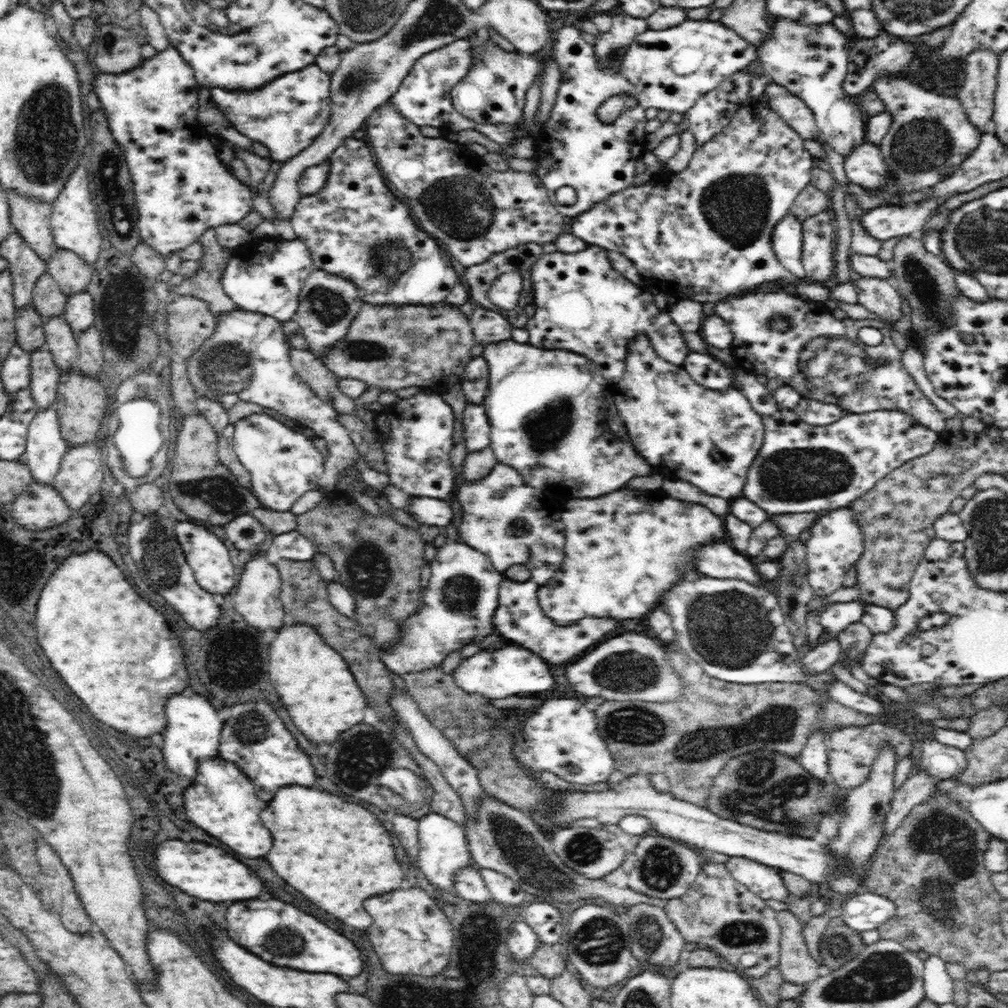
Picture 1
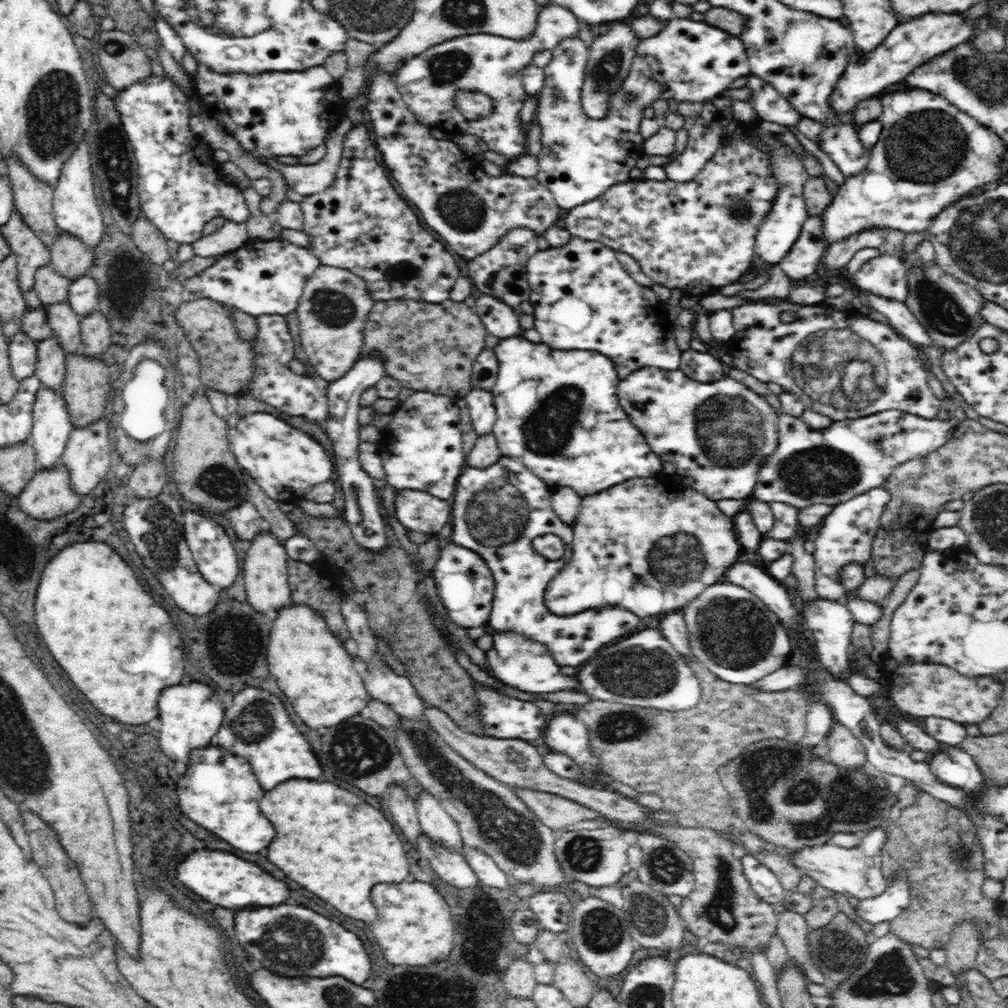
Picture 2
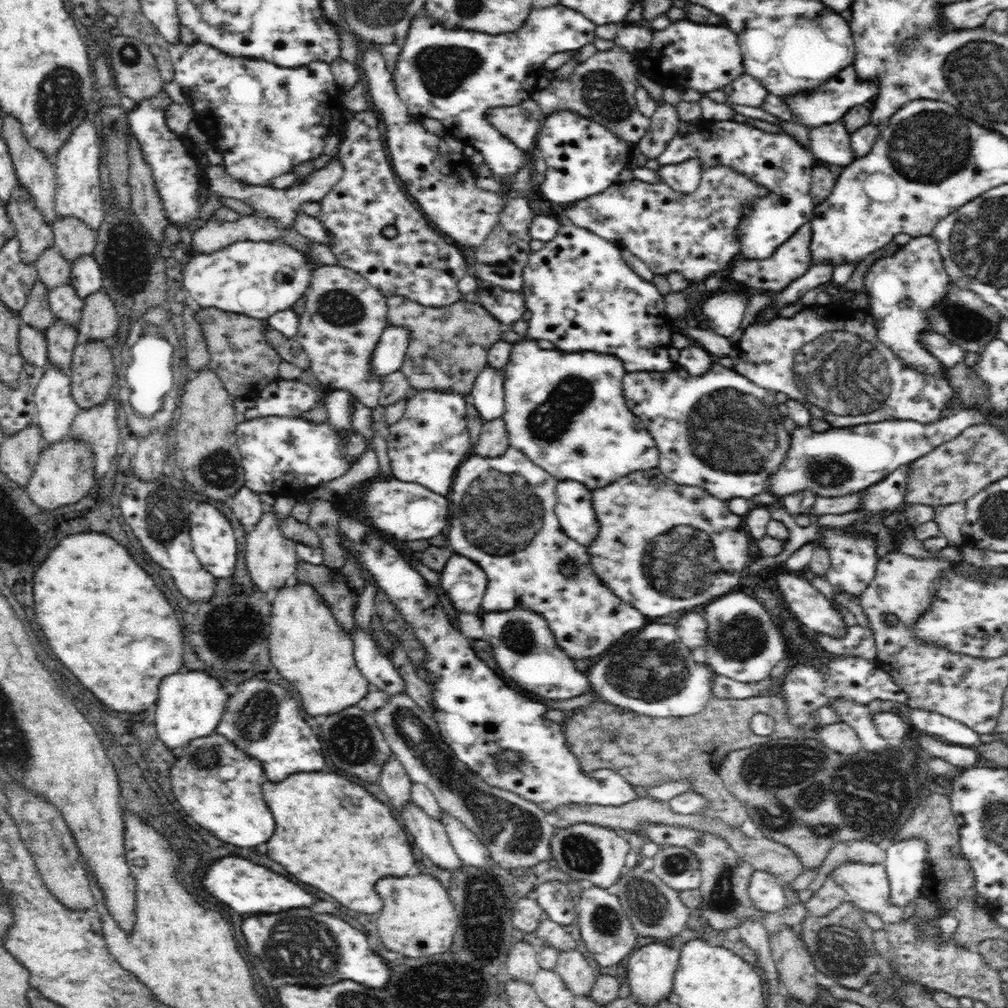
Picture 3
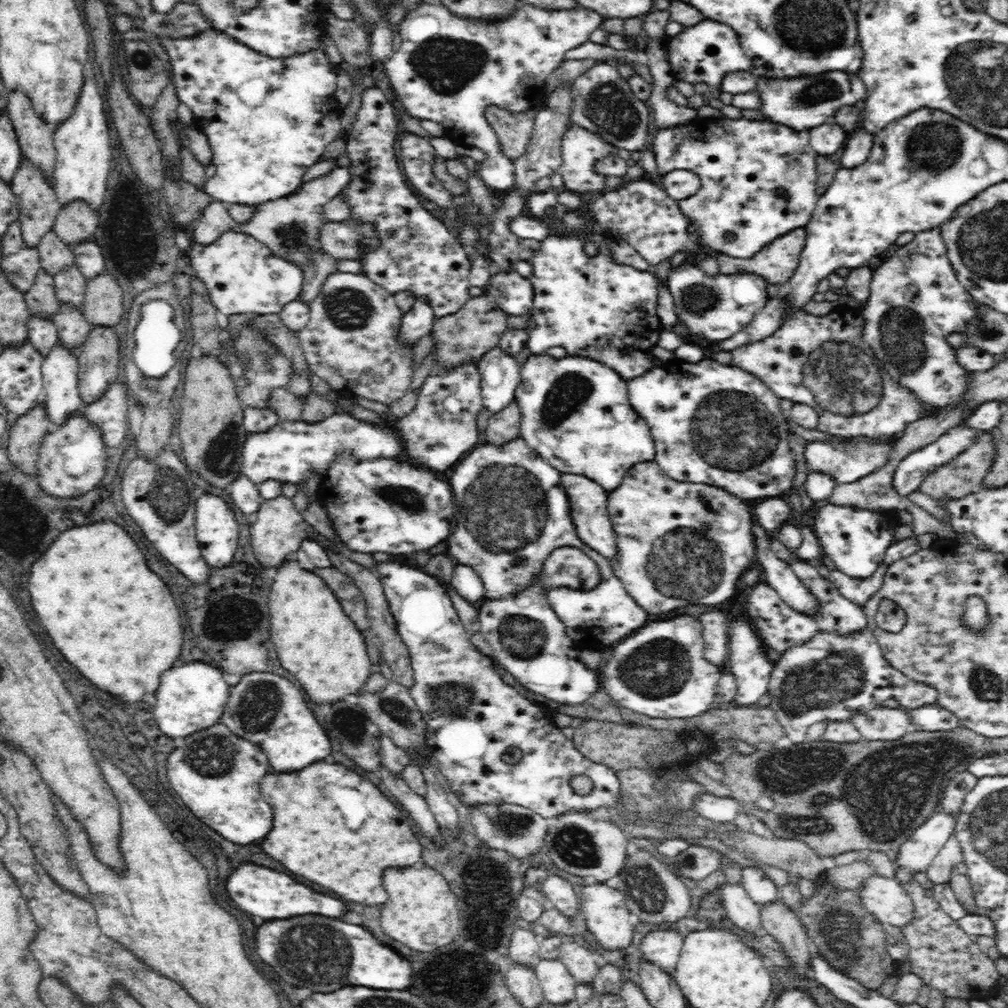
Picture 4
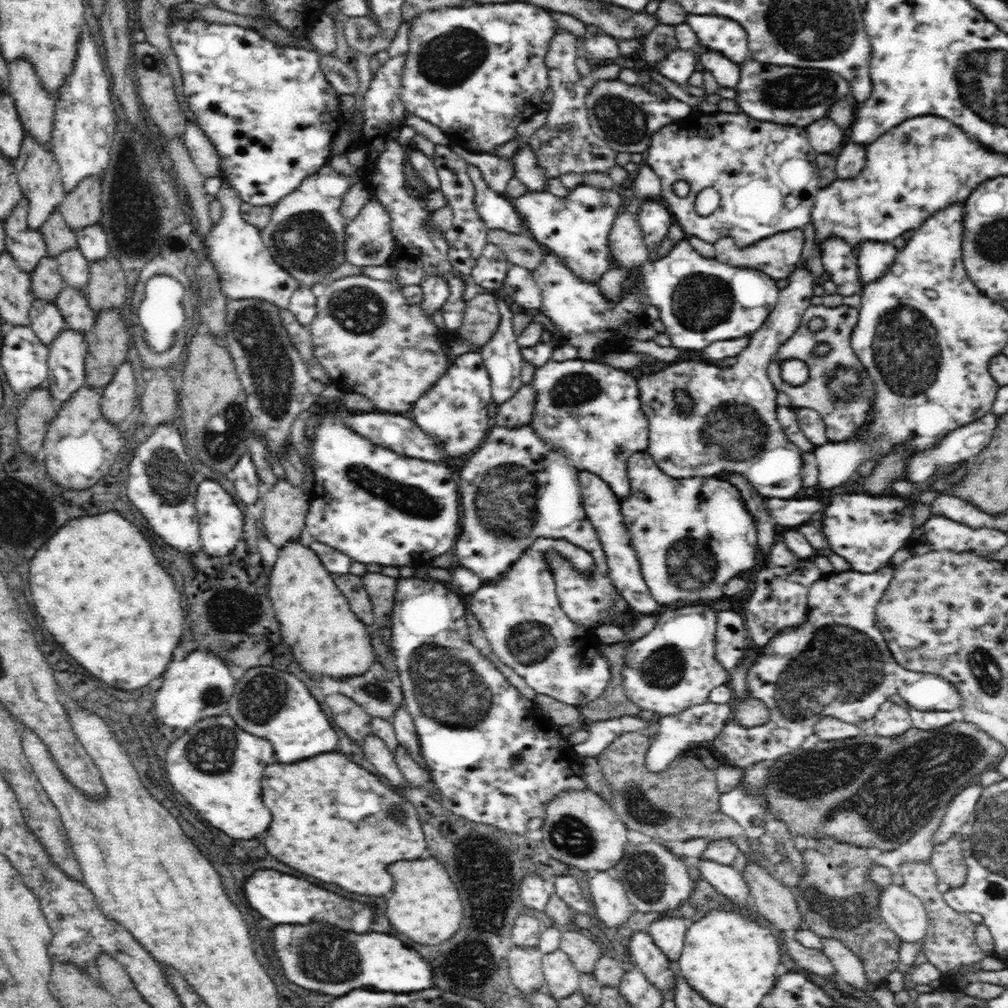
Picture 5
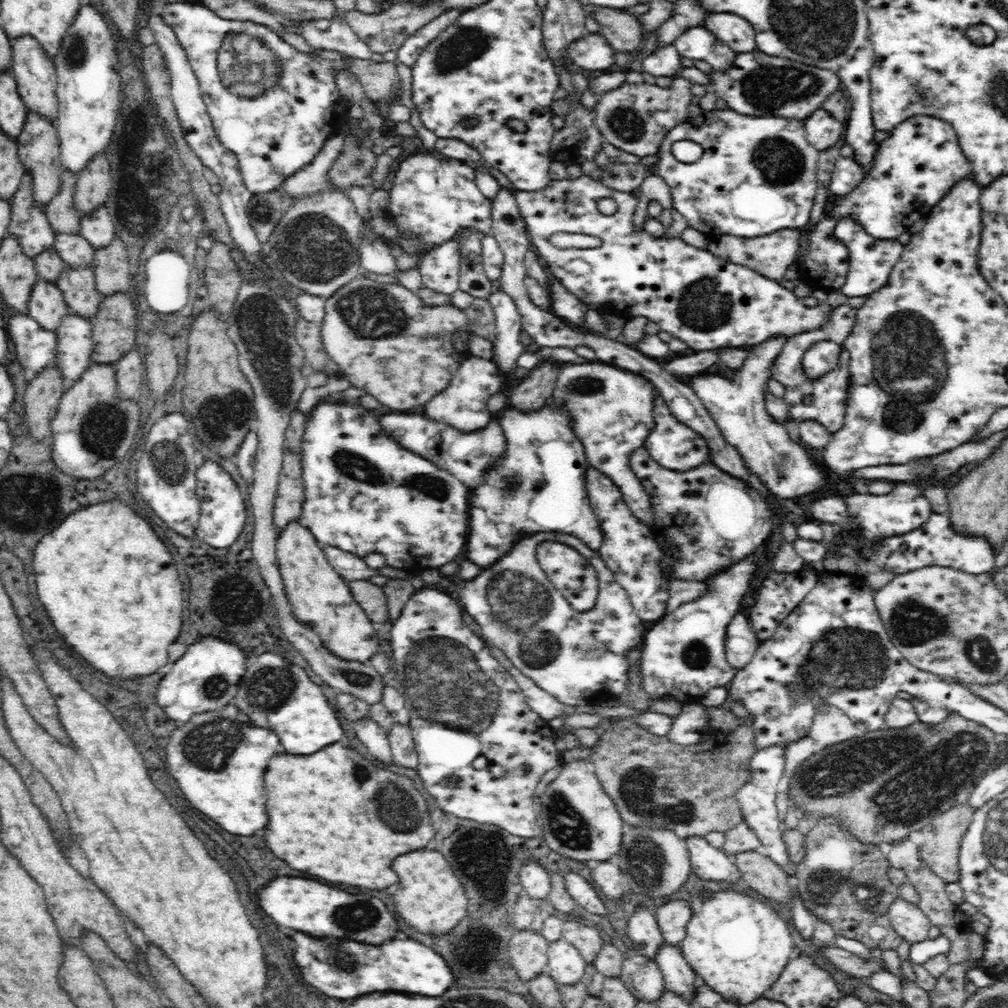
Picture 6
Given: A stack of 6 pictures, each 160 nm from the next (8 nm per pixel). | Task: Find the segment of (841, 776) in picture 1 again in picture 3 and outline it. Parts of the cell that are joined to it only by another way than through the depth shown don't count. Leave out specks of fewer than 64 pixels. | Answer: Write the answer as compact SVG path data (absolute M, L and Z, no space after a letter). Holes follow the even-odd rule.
M838 722L827 724L814 729L814 736L823 743L824 746L839 752L840 754L856 754L864 750L861 738L849 724Z

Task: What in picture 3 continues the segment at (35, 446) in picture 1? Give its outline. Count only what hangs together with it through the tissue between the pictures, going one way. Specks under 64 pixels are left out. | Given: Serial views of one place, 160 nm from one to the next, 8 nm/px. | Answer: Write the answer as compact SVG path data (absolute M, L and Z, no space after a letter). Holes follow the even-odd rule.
M48 363L36 387L34 402L37 415L34 422L41 430L42 438L46 443L62 442L63 439L69 438L75 416L81 410L74 400L70 381L69 372L62 371L57 363Z

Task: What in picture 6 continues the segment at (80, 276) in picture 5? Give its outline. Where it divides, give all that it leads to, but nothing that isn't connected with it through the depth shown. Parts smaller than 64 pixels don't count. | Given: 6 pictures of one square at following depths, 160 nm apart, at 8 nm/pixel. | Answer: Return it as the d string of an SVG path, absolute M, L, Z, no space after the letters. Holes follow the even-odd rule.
M56 234L53 246L67 266L87 266L94 260L96 248L81 234Z

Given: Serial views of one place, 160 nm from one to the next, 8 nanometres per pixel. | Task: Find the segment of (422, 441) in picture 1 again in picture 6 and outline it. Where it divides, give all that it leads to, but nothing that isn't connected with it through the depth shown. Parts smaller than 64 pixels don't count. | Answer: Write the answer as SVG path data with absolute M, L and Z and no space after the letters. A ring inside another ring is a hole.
M478 356L470 357L462 362L460 369L454 373L452 382L440 393L436 393L421 409L429 418L448 423L456 430L482 430L492 418L486 407L488 398L496 392L505 390L503 381L499 368L491 360Z

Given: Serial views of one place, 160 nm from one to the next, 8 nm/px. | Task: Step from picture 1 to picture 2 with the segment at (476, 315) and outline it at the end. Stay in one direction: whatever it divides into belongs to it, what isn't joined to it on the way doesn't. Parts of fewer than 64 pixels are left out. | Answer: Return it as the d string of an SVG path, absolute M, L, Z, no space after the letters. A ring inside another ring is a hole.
M482 293L475 300L475 307L472 309L481 315L482 324L486 326L488 334L500 339L522 334L519 314L493 295Z

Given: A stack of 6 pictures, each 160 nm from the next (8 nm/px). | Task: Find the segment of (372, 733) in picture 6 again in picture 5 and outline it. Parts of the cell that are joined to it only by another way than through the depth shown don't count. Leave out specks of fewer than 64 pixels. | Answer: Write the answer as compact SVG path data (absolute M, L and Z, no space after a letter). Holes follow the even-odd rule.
M370 734L362 740L361 745L367 760L374 764L381 776L384 776L390 784L398 788L407 786L408 782L398 768L394 754L381 738L375 734Z

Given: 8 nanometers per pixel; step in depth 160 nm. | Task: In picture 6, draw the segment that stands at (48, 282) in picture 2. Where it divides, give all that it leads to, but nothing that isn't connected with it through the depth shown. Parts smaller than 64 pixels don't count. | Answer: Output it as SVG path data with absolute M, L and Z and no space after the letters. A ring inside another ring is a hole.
M62 166L60 192L48 201L46 217L56 234L79 234L82 215L76 211L74 193L77 175Z

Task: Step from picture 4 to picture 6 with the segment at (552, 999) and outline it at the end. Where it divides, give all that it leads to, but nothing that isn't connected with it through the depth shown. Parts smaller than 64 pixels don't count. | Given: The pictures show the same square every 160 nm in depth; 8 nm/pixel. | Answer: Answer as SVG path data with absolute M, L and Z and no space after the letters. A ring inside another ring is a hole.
M563 937L549 943L547 972L558 985L576 984L584 976L587 962L573 943Z

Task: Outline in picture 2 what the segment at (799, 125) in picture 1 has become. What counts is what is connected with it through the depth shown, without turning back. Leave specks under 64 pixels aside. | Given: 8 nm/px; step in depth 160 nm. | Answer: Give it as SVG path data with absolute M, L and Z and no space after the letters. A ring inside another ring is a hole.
M750 75L746 86L753 90L748 102L757 111L759 120L776 122L782 126L797 126L802 119L792 104L778 90L764 83L764 80Z

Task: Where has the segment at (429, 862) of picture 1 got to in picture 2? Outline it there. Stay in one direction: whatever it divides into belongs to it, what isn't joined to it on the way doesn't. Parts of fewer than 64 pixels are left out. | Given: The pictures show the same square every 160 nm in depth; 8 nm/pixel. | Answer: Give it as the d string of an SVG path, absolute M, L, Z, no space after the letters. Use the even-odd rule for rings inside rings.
M422 790L415 799L415 808L421 826L421 832L435 844L441 844L448 850L463 854L465 844L461 838L456 821L429 791Z

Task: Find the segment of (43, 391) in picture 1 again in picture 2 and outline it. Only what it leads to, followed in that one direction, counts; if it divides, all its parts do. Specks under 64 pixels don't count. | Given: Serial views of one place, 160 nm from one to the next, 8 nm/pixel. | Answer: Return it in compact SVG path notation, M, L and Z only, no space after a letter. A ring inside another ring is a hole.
M55 333L37 342L37 355L35 375L38 380L44 387L54 387L61 391L66 374L67 353L61 347Z

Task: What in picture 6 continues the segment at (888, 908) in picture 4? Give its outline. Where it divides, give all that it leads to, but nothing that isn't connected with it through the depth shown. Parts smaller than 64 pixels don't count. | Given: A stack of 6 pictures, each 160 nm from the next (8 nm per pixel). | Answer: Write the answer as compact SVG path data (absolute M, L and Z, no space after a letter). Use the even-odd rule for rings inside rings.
M898 897L890 905L889 917L894 930L903 940L916 943L928 939L928 930L932 924L919 905Z

